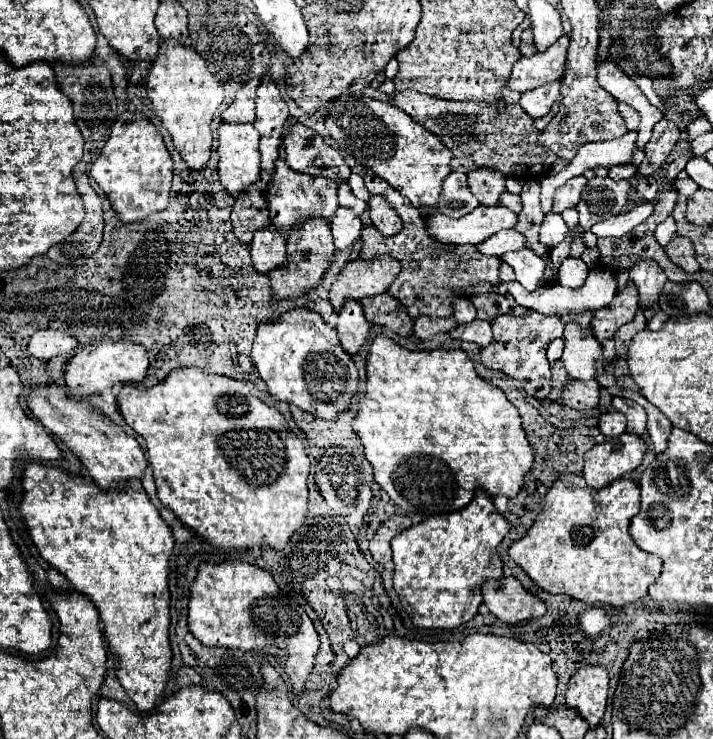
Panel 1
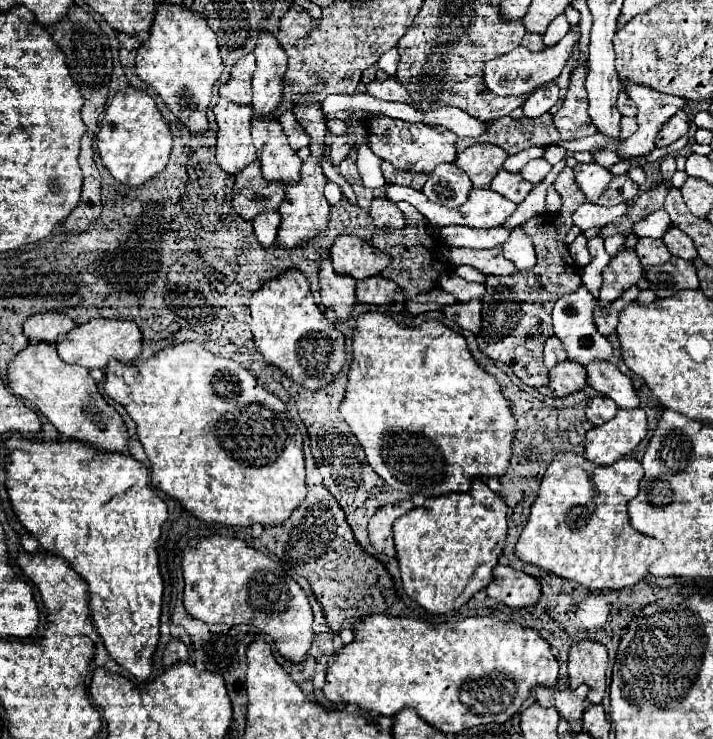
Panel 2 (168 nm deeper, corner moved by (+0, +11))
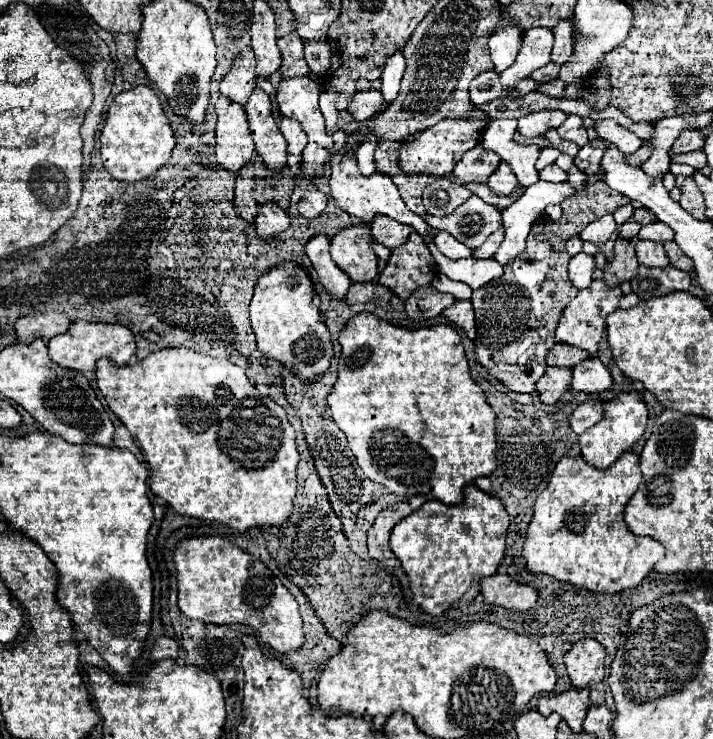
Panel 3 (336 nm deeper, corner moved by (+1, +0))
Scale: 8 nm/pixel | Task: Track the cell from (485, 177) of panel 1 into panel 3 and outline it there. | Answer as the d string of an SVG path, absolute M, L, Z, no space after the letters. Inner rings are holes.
M482 145L468 149L454 167L454 175L462 181L488 181L492 171L500 165L500 157L494 151L484 149Z

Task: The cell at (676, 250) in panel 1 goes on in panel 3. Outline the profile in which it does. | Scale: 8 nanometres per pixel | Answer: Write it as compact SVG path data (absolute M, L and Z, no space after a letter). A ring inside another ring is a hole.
M668 241L664 243L664 249L668 253L668 259L670 259L670 265L680 269L680 271L692 271L692 259L688 259L678 247L674 241Z

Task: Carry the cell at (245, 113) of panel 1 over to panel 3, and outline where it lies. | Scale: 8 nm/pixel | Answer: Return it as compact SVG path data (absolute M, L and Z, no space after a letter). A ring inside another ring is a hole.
M246 49L242 57L234 59L230 71L220 81L220 93L236 103L244 103L248 93L256 87L256 59L252 49Z

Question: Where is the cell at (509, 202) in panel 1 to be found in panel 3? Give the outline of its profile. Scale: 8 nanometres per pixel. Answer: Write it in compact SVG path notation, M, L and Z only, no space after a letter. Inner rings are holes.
M502 161L502 163L498 165L498 169L490 175L488 185L490 185L490 189L492 189L494 193L498 193L498 195L508 195L508 193L512 193L514 189L520 187L516 175L512 173L512 169L510 169L510 165L508 165L506 161Z

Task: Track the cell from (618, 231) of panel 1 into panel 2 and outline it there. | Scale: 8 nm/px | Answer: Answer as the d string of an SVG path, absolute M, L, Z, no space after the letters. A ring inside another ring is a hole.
M581 204L575 212L573 212L573 224L579 226L581 230L587 230L587 228L603 228L605 224L621 218L621 216L627 216L629 212L629 204L617 204L617 206L599 206L599 204Z

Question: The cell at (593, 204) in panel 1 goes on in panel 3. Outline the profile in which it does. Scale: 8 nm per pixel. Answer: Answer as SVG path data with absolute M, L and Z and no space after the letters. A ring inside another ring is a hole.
M578 167L568 169L568 183L572 183L576 189L582 189L586 185L586 173L582 173Z

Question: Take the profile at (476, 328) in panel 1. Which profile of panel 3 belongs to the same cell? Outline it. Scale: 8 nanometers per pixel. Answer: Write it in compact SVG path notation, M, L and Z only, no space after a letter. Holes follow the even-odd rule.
M456 301L452 307L444 309L442 315L444 315L450 323L454 323L456 327L464 329L470 339L474 339L476 325L474 325L474 311L472 311L470 301Z

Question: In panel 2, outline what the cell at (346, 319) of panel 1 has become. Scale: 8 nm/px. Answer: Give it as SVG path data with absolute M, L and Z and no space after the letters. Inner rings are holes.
M325 254L325 256L321 256L319 284L321 284L321 304L335 312L337 322L347 322L347 318L351 316L351 310L357 302L357 298L355 298L357 282L351 276L335 274L331 268L329 254Z

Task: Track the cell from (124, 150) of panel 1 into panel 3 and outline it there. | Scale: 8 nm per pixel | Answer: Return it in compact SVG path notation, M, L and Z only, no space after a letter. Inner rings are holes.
M138 85L134 89L122 91L114 97L114 103L108 109L108 119L100 135L100 153L106 171L126 183L142 181L154 171L158 171L170 159L174 149L174 131L162 109L160 97L154 89Z

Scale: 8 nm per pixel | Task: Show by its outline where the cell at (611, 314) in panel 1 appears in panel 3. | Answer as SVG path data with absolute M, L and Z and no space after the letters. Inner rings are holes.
M616 239L614 243L614 257L610 263L604 267L604 279L608 285L616 287L624 281L630 281L632 275L636 273L638 261L634 255L634 245L628 239Z

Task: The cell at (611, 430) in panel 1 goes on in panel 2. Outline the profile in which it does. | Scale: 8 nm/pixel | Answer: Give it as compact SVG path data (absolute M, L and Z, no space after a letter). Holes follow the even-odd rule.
M597 396L589 402L585 412L587 412L587 418L593 424L605 424L607 420L611 420L619 412L619 406L613 400L605 398L605 396Z

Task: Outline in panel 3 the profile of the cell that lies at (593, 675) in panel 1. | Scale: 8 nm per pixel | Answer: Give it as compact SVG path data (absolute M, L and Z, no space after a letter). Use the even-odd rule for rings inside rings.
M582 639L572 645L564 655L568 677L574 687L588 687L590 699L602 703L602 683L604 683L604 659L606 651L596 639Z

